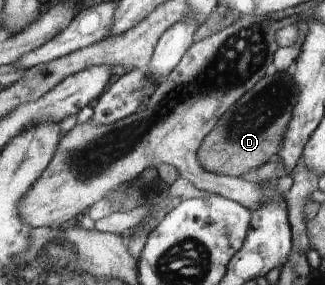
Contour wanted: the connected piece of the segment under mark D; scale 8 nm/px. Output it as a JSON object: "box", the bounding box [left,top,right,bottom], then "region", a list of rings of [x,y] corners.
{"box":[199,62,299,178],"region":[[[294,62],[285,71],[268,73],[242,97],[236,106],[228,109],[228,112],[223,115],[223,119],[216,125],[215,131],[210,132],[203,139],[203,143],[199,148],[199,160],[204,169],[217,174],[240,178],[244,173],[248,173],[252,169],[258,169],[264,163],[272,161],[273,157],[283,148],[283,143],[287,139],[287,131],[293,118],[293,112],[296,104],[299,103],[299,91],[293,77],[296,69],[296,62]]]}

